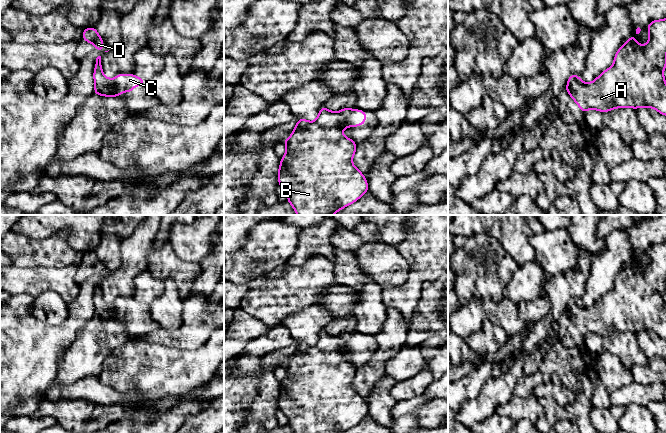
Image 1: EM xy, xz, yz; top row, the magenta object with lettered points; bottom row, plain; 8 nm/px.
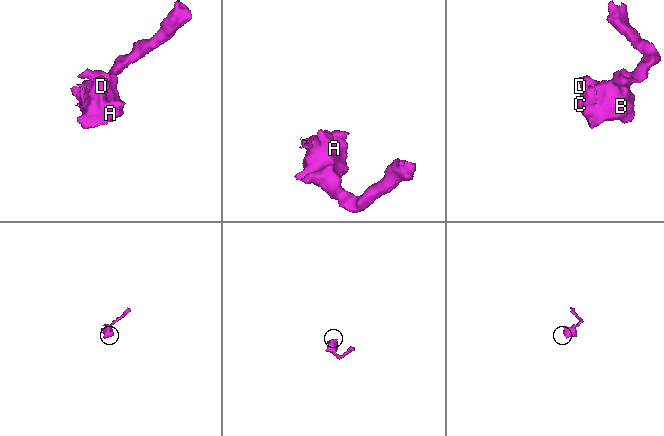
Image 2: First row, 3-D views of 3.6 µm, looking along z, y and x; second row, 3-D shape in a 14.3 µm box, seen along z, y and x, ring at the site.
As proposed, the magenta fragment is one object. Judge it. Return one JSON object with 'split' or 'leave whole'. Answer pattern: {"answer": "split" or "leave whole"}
{"answer": "split"}

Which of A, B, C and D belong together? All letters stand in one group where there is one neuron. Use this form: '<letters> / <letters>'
A B D / C

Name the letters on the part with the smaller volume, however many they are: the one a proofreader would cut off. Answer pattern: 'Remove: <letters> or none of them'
Remove: C

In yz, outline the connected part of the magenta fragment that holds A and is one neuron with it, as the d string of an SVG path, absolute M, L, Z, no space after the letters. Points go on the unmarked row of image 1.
M666 242L651 245L647 253L649 264L646 269L637 267L632 259L617 274L613 289L595 304L591 307L584 307L581 303L571 306L570 321L583 337L589 333L608 336L615 332L638 333L644 330L666 340L666 306L663 297L666 291Z

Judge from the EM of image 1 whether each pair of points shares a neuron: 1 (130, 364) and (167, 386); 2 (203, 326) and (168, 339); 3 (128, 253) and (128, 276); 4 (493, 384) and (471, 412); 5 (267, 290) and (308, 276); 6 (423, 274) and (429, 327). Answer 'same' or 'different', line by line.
1: same
2: same
3: same
4: same
5: same
6: different

